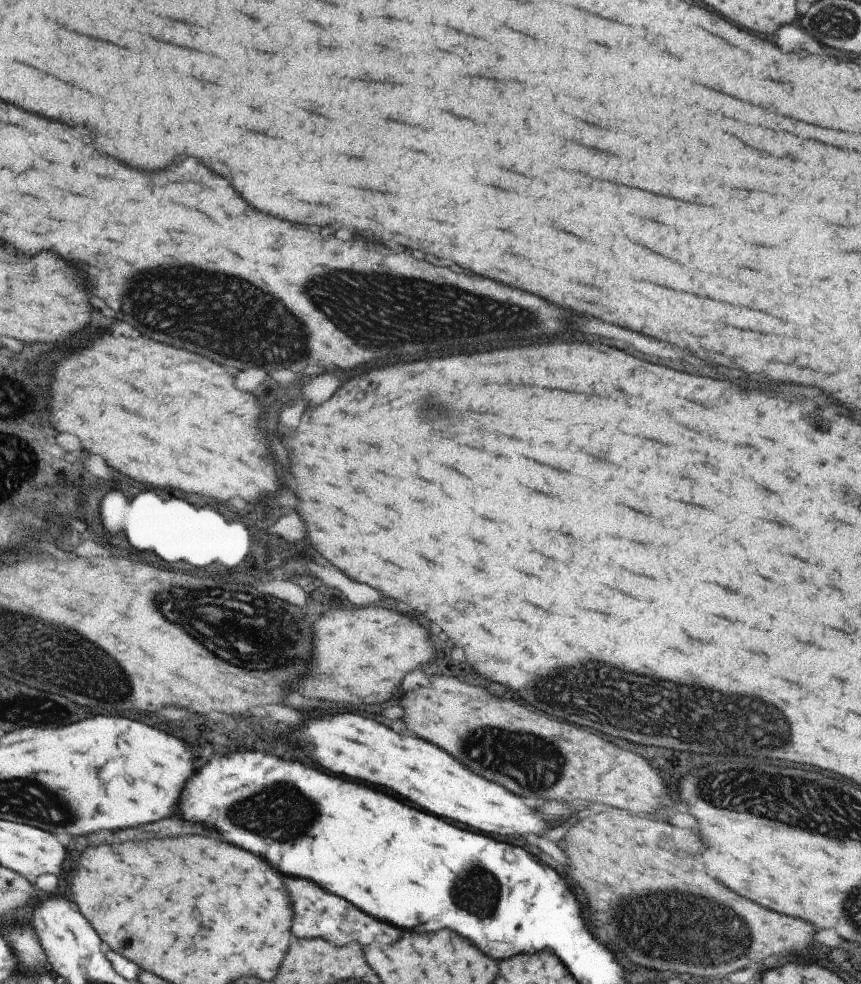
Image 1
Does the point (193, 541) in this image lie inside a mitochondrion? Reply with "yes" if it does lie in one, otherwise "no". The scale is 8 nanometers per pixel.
no

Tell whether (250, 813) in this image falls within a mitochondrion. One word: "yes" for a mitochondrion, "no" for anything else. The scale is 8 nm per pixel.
yes

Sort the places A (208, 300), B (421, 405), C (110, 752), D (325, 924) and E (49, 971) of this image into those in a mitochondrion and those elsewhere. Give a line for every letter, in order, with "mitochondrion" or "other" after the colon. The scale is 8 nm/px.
A: mitochondrion
B: mitochondrion
C: other
D: other
E: other

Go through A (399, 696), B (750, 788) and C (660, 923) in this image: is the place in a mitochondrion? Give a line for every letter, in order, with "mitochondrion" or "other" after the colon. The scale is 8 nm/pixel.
A: other
B: mitochondrion
C: mitochondrion

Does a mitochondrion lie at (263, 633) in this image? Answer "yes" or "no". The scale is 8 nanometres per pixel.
yes

